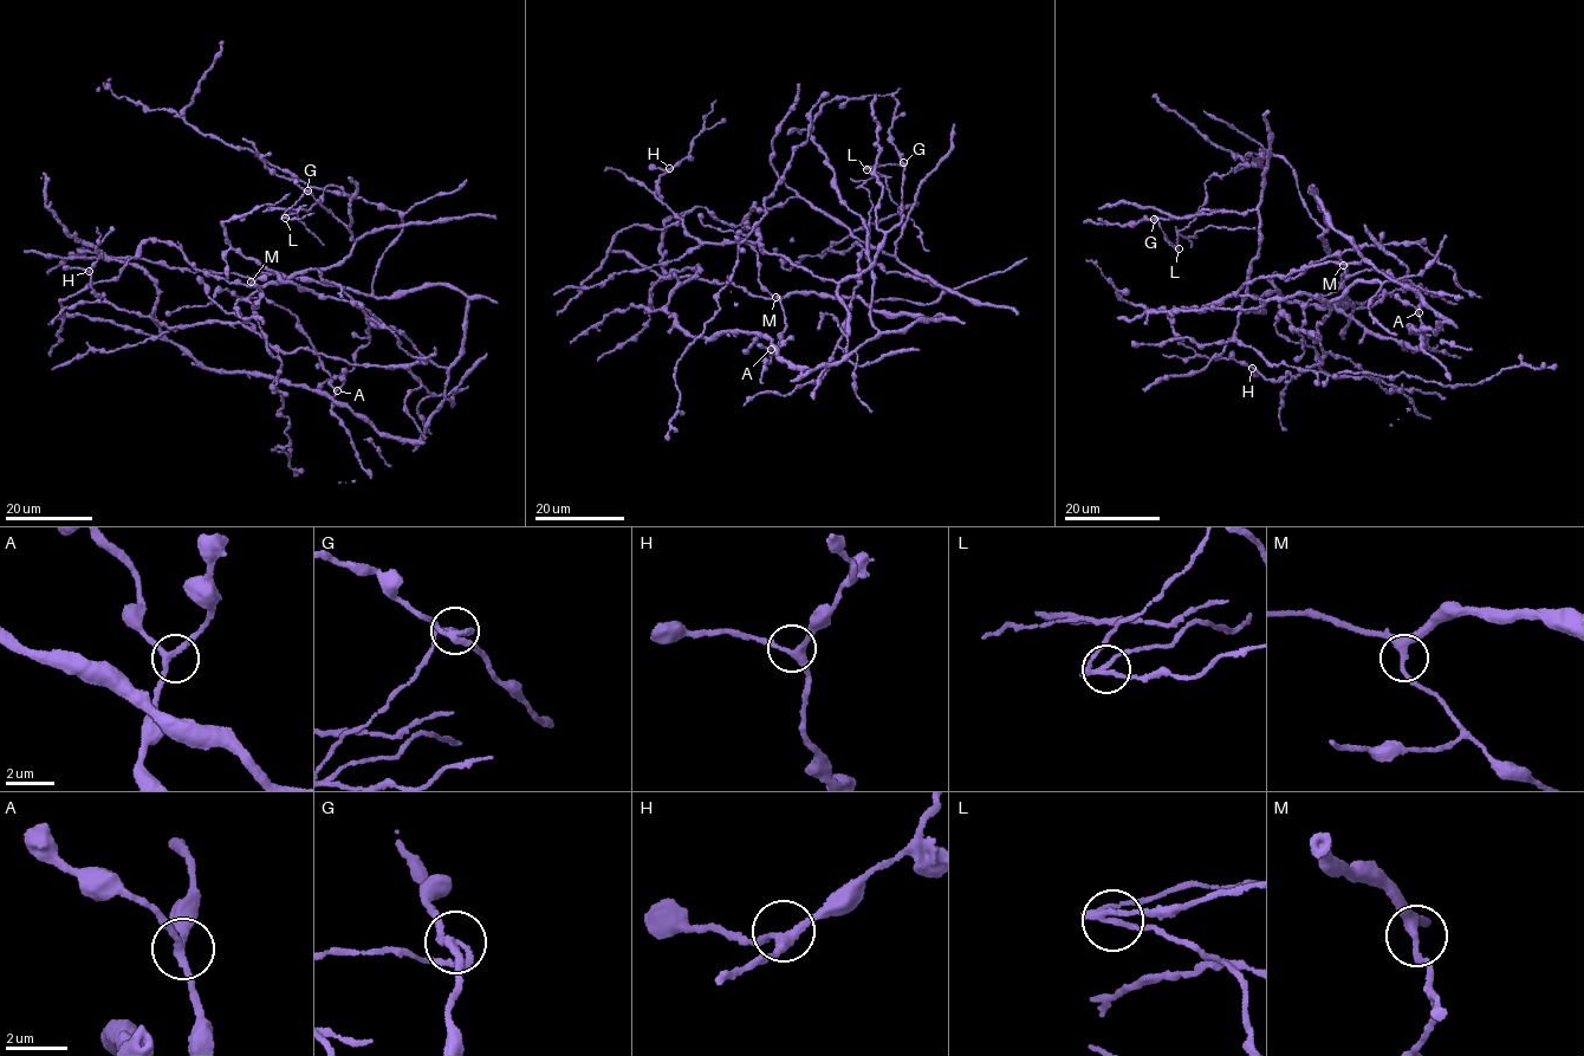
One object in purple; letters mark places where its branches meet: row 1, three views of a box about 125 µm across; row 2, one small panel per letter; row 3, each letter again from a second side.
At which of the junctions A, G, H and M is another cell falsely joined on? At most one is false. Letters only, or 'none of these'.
G

